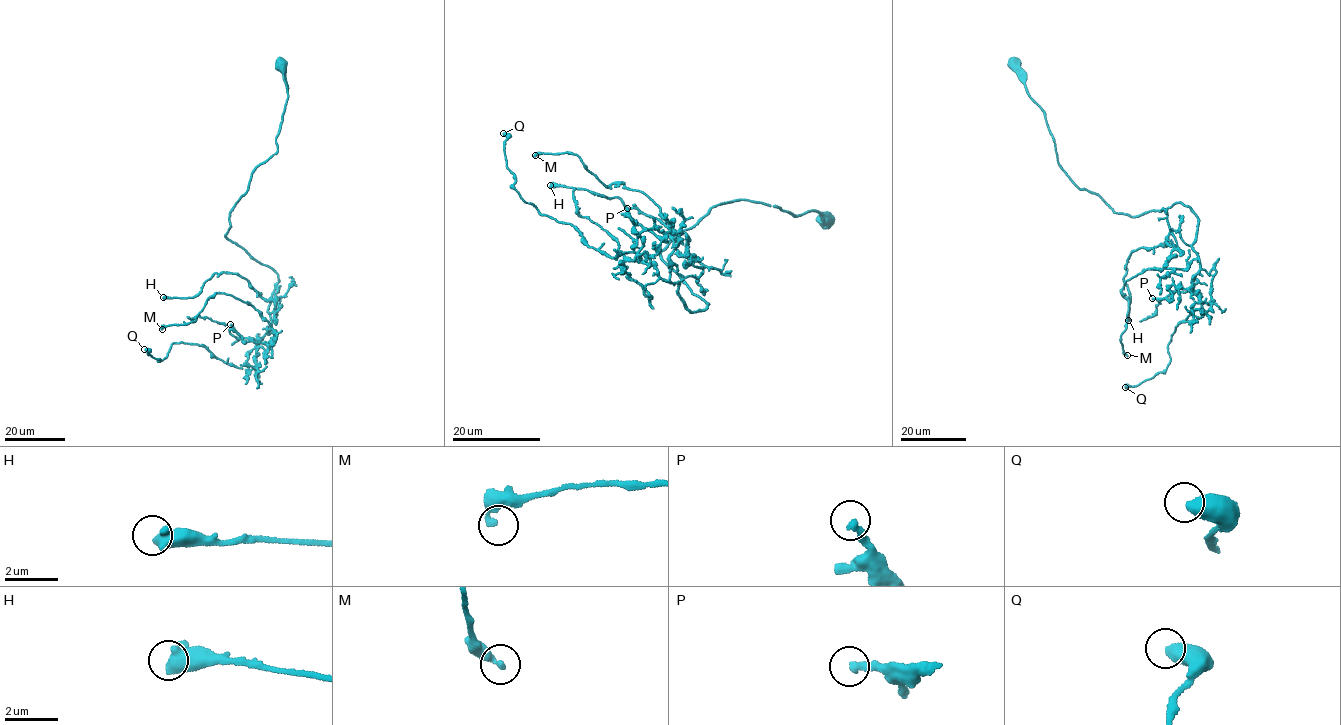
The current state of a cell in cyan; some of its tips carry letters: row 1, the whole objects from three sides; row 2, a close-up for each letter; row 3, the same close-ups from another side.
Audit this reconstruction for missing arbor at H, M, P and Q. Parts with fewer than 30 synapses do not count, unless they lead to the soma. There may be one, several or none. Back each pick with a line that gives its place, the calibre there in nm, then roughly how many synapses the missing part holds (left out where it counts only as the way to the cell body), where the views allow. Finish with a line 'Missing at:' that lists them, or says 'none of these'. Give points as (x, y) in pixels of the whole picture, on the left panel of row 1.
Missing at: none of these

